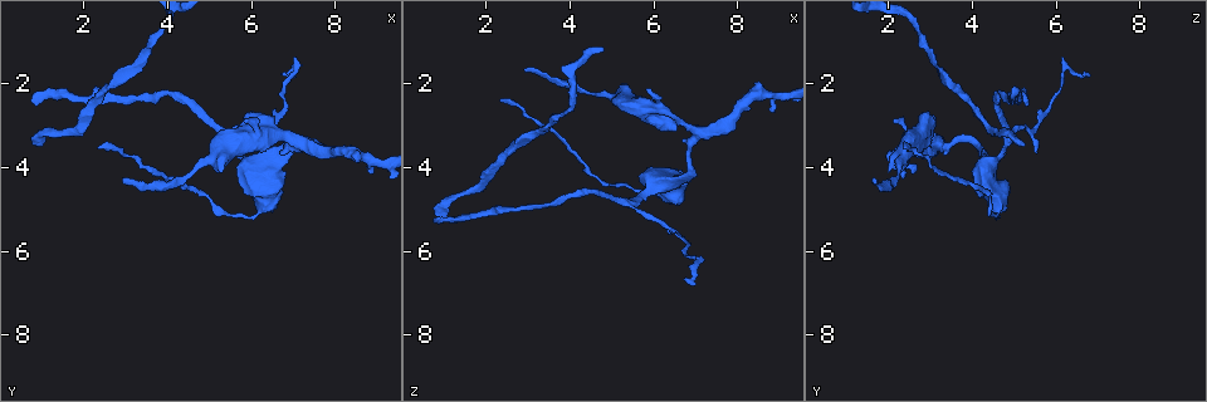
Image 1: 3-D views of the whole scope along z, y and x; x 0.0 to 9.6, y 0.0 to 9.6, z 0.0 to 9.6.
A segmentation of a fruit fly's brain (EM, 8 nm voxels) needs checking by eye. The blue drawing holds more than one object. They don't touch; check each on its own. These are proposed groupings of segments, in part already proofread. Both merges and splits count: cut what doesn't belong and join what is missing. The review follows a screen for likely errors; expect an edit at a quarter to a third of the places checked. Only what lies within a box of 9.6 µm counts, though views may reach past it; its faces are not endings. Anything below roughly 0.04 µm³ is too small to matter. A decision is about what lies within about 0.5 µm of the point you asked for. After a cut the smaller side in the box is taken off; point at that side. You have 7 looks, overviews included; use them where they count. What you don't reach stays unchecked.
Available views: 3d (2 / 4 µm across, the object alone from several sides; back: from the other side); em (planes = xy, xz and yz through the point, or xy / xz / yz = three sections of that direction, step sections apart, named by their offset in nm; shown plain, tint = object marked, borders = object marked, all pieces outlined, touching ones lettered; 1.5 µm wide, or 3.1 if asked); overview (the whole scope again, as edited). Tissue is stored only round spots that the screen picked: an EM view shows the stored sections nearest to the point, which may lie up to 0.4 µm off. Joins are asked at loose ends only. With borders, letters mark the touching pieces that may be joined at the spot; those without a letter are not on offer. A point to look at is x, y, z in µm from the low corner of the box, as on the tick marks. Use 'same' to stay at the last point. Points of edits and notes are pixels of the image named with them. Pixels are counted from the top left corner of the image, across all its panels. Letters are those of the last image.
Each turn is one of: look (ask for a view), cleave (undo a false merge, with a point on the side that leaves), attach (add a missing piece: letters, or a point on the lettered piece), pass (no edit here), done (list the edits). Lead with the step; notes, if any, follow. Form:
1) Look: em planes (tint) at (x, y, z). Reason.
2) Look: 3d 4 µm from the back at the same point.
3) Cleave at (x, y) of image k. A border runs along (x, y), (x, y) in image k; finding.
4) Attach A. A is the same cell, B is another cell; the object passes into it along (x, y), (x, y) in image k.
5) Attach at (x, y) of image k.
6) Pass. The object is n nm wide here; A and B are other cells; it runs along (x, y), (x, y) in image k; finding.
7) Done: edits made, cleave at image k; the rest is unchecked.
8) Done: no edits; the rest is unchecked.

Look: 3d 4 µm at (0.75, 2.40, 5.30). Free end.

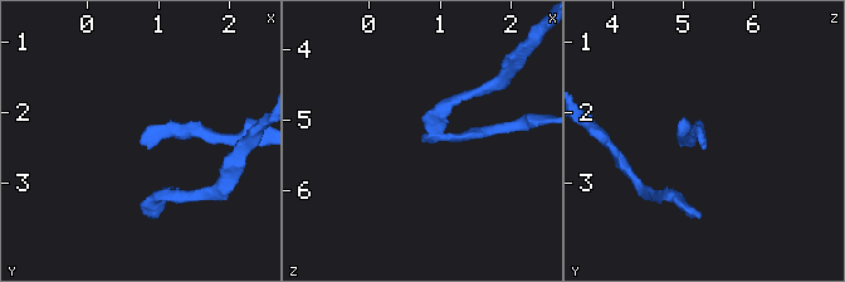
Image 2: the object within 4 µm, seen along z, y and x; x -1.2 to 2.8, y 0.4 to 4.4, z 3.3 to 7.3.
Look: em planes (borders) at (0.75, 2.40, 5.30). Shape alone is not enough.

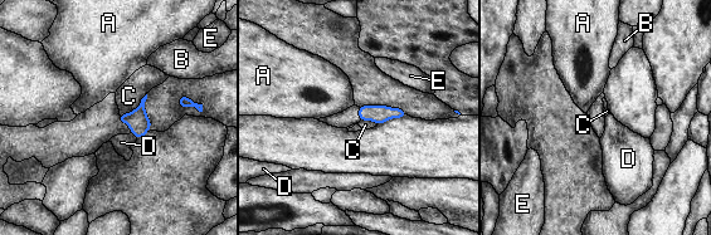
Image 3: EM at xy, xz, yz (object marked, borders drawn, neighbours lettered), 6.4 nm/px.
Pass. A, B, C, D and E are other cells; a border runs along (146, 94), (135, 108), (118, 114) in image 3; no lettered piece goes on from it.

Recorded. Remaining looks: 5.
Look: 3d 2 µm at (6.75, 1.75, 6.70). Branch stops here.

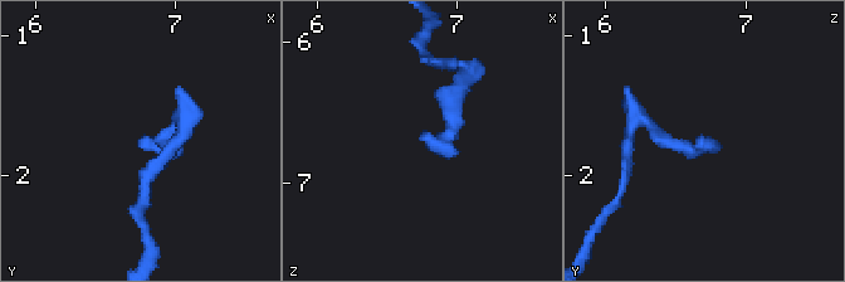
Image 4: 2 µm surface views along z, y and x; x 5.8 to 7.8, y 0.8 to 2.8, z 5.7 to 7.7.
Look: em planes (borders) at (6.80, 1.74, 6.76).

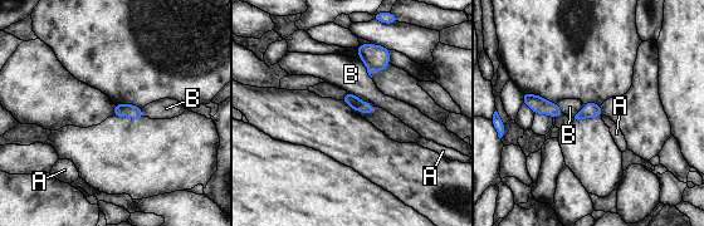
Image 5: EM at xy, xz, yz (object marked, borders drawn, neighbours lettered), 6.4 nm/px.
Pass. A and B are other cells; a border runs along (348, 92), (352, 92), (367, 103) in image 5; no lettered piece goes on from it.

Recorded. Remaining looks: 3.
Look: em planes (plain) at (5.85, 2.70, 2.85). An open end.

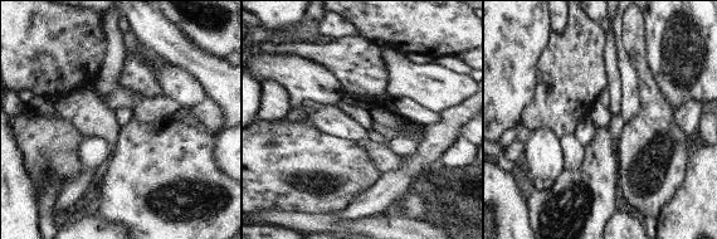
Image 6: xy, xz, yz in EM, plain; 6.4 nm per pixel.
Look: em planes (borders) at the same point.

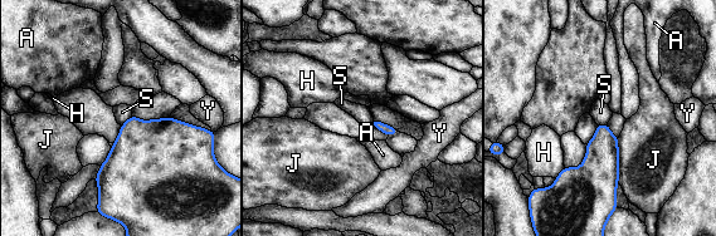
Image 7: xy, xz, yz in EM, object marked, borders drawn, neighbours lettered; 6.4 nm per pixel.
Pass. A, H, J, S and Y are other cells; a border runs along (131, 114), (121, 126) in image 7; none of them fits.

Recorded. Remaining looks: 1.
Done: no edits; the rest is unchecked.

